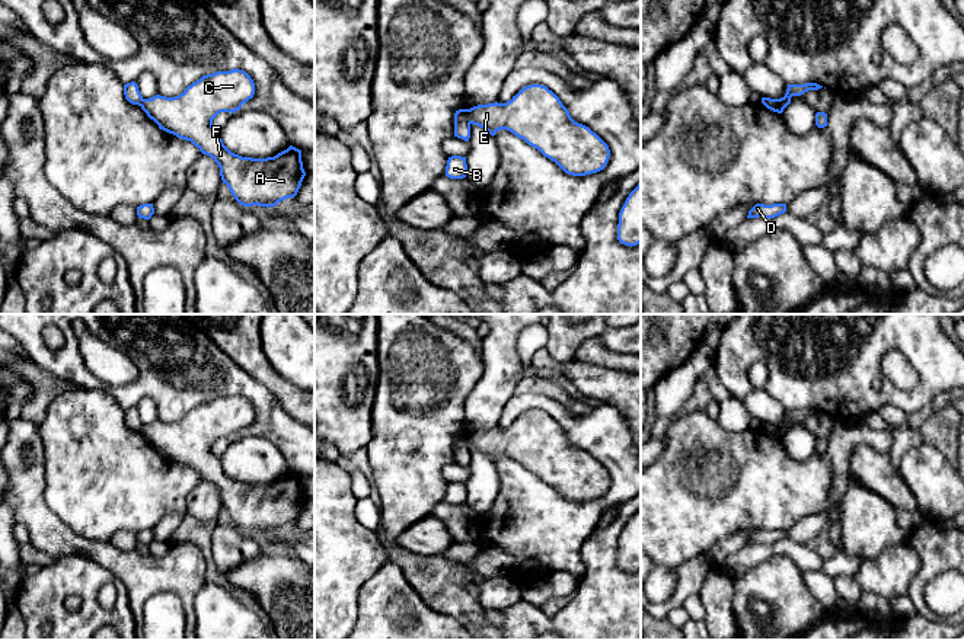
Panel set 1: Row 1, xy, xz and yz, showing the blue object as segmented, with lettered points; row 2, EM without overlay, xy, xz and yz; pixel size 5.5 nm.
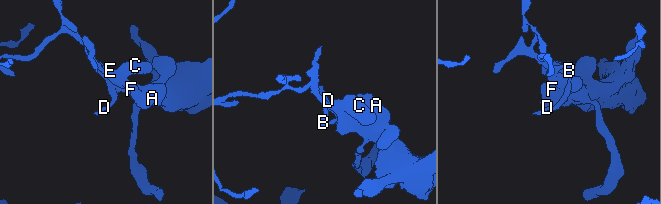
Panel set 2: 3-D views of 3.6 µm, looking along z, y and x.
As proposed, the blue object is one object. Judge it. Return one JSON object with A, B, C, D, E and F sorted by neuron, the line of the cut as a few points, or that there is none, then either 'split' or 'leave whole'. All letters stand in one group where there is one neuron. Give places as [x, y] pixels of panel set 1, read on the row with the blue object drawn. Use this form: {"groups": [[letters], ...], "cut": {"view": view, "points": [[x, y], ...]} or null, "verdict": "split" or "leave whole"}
{"groups": [["A", "C", "E", "F"], ["B", "D"]], "cut": {"view": "xz", "points": [[466, 109], [466, 117], [471, 122]]}, "verdict": "split"}

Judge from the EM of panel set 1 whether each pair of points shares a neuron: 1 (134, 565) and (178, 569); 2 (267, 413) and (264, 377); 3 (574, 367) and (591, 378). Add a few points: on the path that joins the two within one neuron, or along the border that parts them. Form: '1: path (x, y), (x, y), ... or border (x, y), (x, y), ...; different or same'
1: path (144, 569), (168, 569); same
2: border (239, 365), (259, 381), (287, 413); different
3: path (578, 371), (587, 378); same

